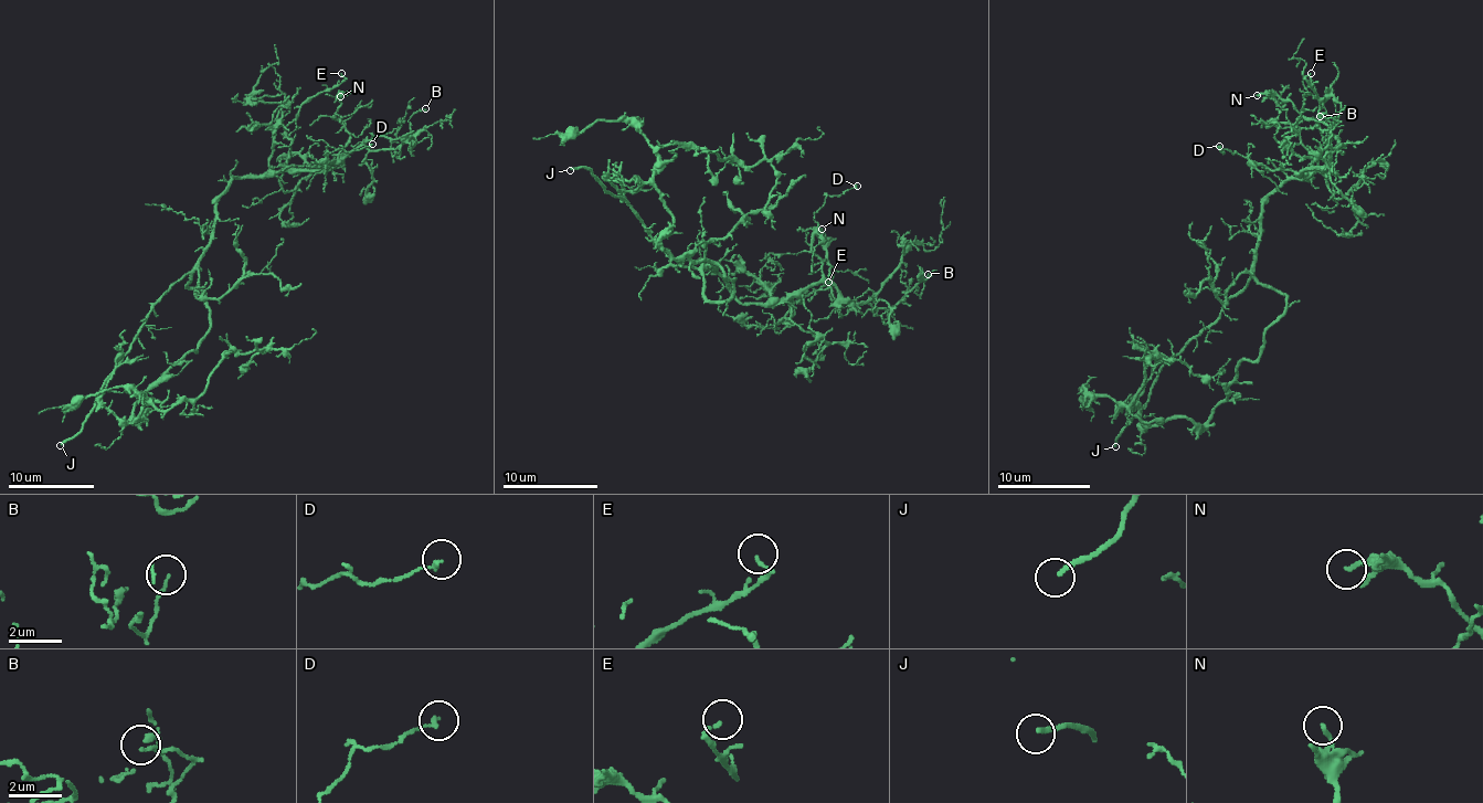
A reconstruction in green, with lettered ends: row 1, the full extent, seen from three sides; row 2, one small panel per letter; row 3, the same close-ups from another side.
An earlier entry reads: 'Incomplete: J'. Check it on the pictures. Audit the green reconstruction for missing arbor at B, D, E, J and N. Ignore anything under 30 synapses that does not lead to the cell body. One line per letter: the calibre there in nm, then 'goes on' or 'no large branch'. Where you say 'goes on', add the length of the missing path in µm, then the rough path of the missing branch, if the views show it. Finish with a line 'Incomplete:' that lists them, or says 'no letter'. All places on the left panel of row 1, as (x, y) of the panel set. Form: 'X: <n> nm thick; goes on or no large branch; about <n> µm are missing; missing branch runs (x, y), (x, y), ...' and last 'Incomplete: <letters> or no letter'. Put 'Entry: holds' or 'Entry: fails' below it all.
B: 100 nm thick; no large branch
D: 140 nm thick; no large branch
E: 120 nm thick; no large branch
J: 190 nm thick; goes on; about 30 µm are missing
N: 150 nm thick; no large branch
Incomplete: J
Entry: holds

